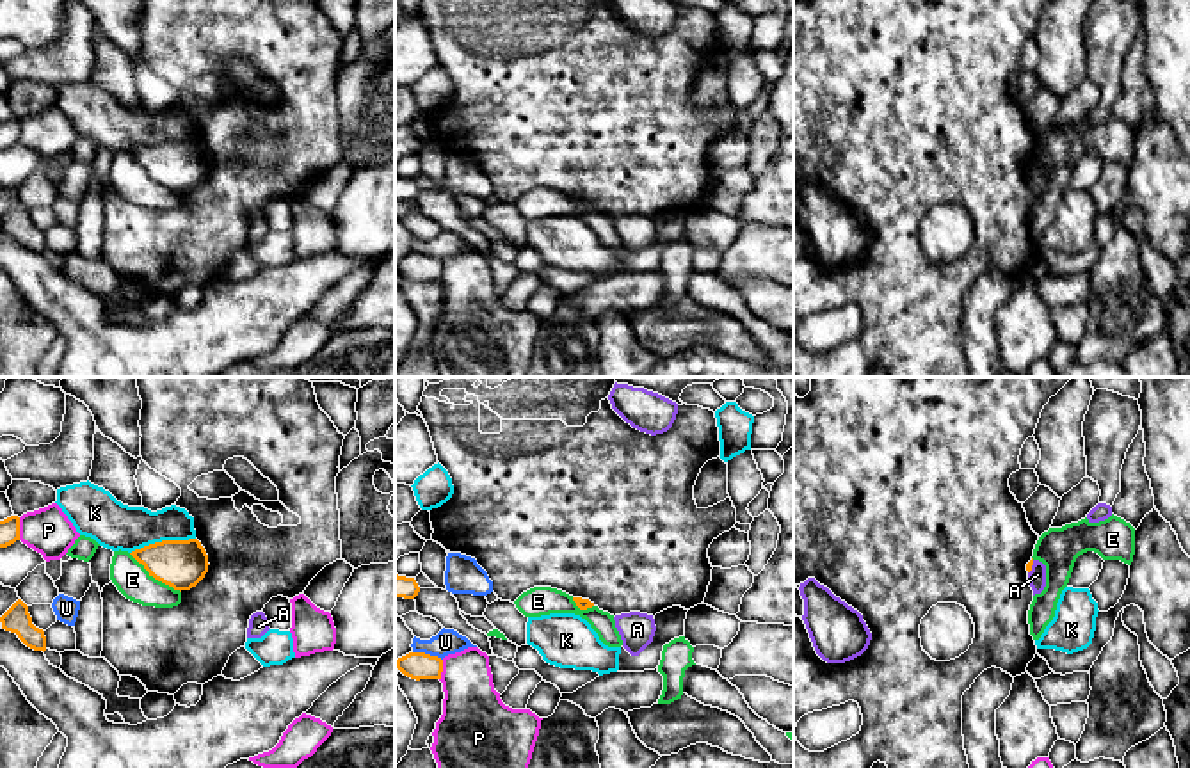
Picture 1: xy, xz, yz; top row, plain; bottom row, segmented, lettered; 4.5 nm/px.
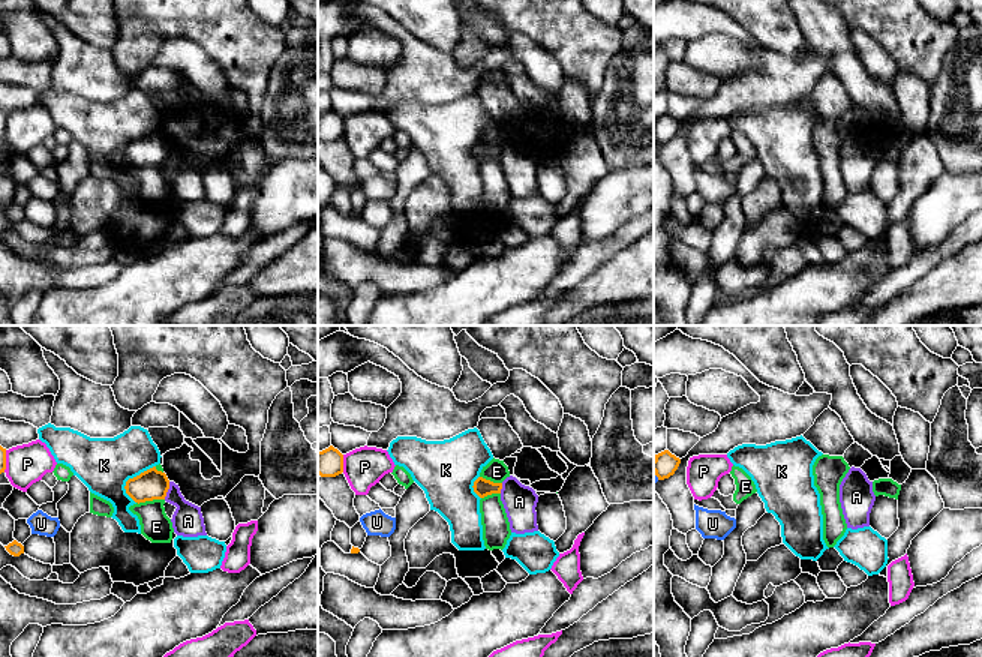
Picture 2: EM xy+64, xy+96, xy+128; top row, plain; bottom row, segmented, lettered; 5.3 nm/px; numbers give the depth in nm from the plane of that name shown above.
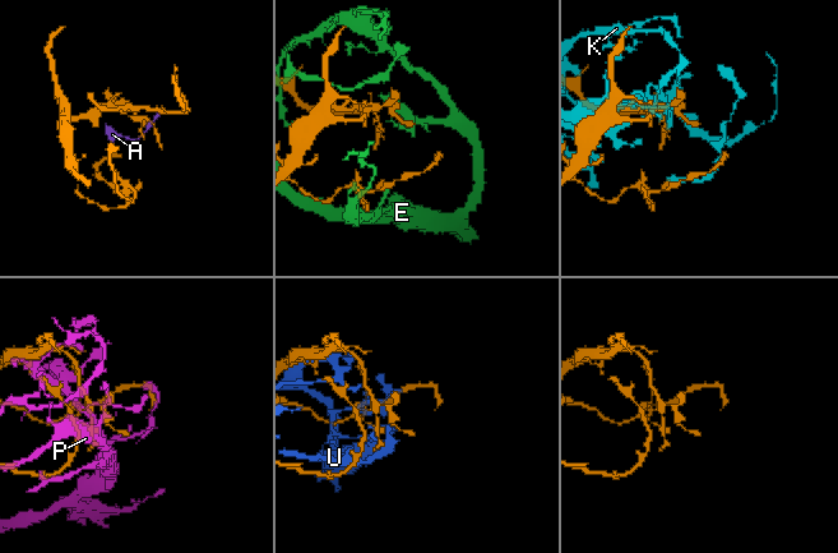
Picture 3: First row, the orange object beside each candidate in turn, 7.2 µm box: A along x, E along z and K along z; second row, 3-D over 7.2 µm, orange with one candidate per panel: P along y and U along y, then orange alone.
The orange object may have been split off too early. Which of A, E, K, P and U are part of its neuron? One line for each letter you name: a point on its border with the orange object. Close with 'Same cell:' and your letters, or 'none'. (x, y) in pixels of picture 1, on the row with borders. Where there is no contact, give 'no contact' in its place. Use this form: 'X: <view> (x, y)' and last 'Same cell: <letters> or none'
Same cell: none

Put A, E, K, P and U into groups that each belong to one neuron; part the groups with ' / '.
A / E / K / P / U

